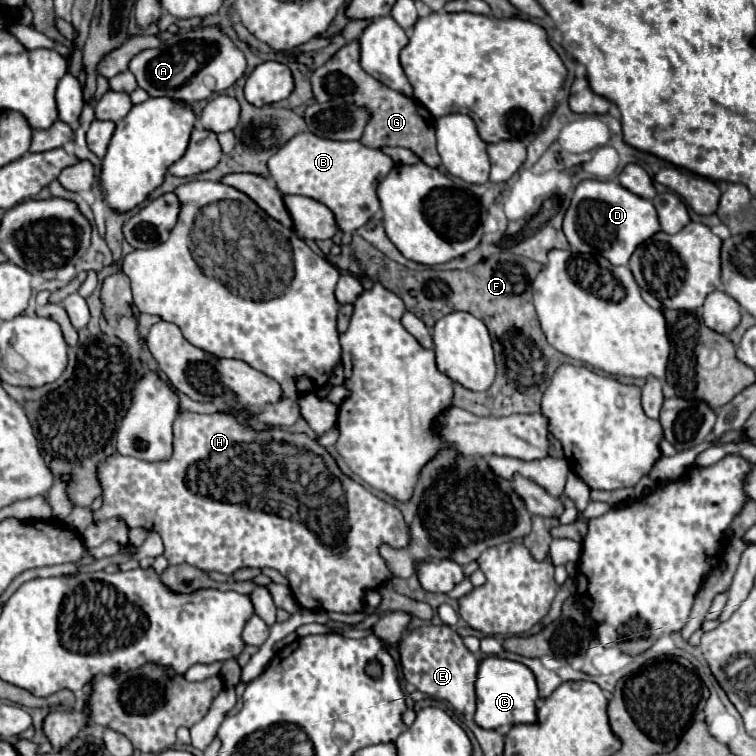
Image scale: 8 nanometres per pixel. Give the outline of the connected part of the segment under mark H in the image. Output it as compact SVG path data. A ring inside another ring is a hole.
M182 411L174 421L174 447L172 447L172 457L170 459L148 463L148 461L140 461L136 457L124 457L120 453L114 453L112 457L108 457L106 461L102 461L98 465L96 477L98 477L100 487L102 487L102 507L98 511L94 511L94 521L106 521L106 519L112 519L112 517L122 517L128 527L146 527L148 531L160 533L160 537L164 541L164 557L168 559L170 565L188 563L188 565L200 567L204 571L220 571L220 573L226 573L226 575L232 575L234 571L238 571L242 567L258 567L258 569L272 567L272 569L278 569L284 577L290 579L290 589L292 589L292 595L294 595L296 603L302 609L308 609L308 611L360 613L364 609L364 605L366 605L364 603L366 593L370 589L382 587L386 581L390 581L394 577L390 573L384 557L378 551L380 545L386 543L386 545L390 545L394 549L408 547L408 529L406 529L404 517L398 511L398 507L378 499L376 495L372 495L368 489L364 489L360 483L352 481L346 475L344 475L344 483L340 483L340 477L342 477L340 469L336 467L336 463L330 457L330 453L324 447L320 447L314 439L308 439L304 433L290 433L290 431L284 433L284 429L266 429L266 431L246 429L242 423L238 423L236 417L230 417L226 413L198 415L198 413ZM344 491L348 493L348 501L346 501L348 515L346 515L346 519L348 519L348 525L350 525L346 535L344 535Z

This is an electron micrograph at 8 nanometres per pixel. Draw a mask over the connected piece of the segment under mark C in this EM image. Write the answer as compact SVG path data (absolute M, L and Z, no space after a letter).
M484 657L478 665L476 679L476 715L474 721L482 729L498 729L502 725L534 723L536 721L538 687L532 671L516 661L500 657Z

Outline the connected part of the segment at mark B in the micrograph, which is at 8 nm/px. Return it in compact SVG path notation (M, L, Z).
M310 131L294 135L268 159L268 171L278 191L282 195L304 195L330 207L344 235L354 235L380 209L376 187L392 165L392 159L380 149L364 147L360 141L322 139Z

